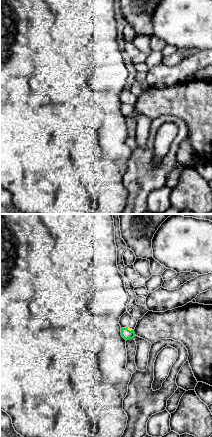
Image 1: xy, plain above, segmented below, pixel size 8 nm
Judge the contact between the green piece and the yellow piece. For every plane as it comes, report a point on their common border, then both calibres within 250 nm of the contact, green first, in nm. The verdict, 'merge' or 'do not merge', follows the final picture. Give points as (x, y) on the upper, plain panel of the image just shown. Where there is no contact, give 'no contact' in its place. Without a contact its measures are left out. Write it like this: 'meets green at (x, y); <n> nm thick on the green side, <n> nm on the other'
meets green at (129, 106); 80 nm thick on the green side, 20 nm on the other

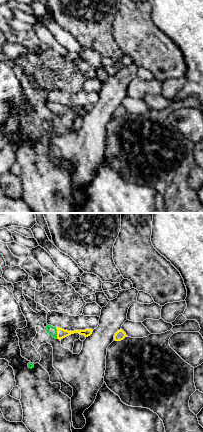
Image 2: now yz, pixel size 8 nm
meets green at (56, 109); 80 nm thick on the green side, 80 nm on the other

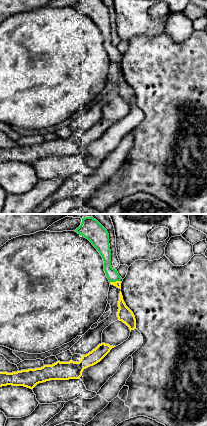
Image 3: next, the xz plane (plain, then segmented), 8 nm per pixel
meets green at (114, 57); 90 nm thick on the green side, 50 nm on the other

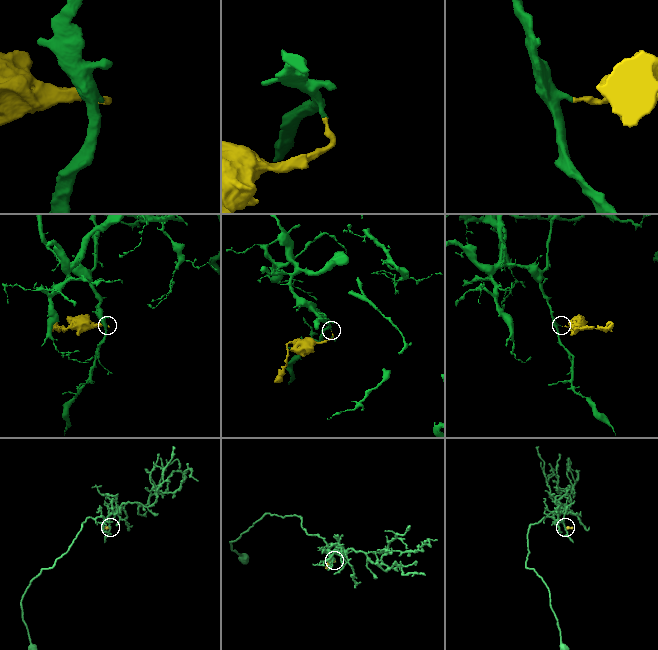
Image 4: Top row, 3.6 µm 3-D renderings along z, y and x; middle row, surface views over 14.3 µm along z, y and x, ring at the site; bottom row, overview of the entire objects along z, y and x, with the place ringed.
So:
merge

